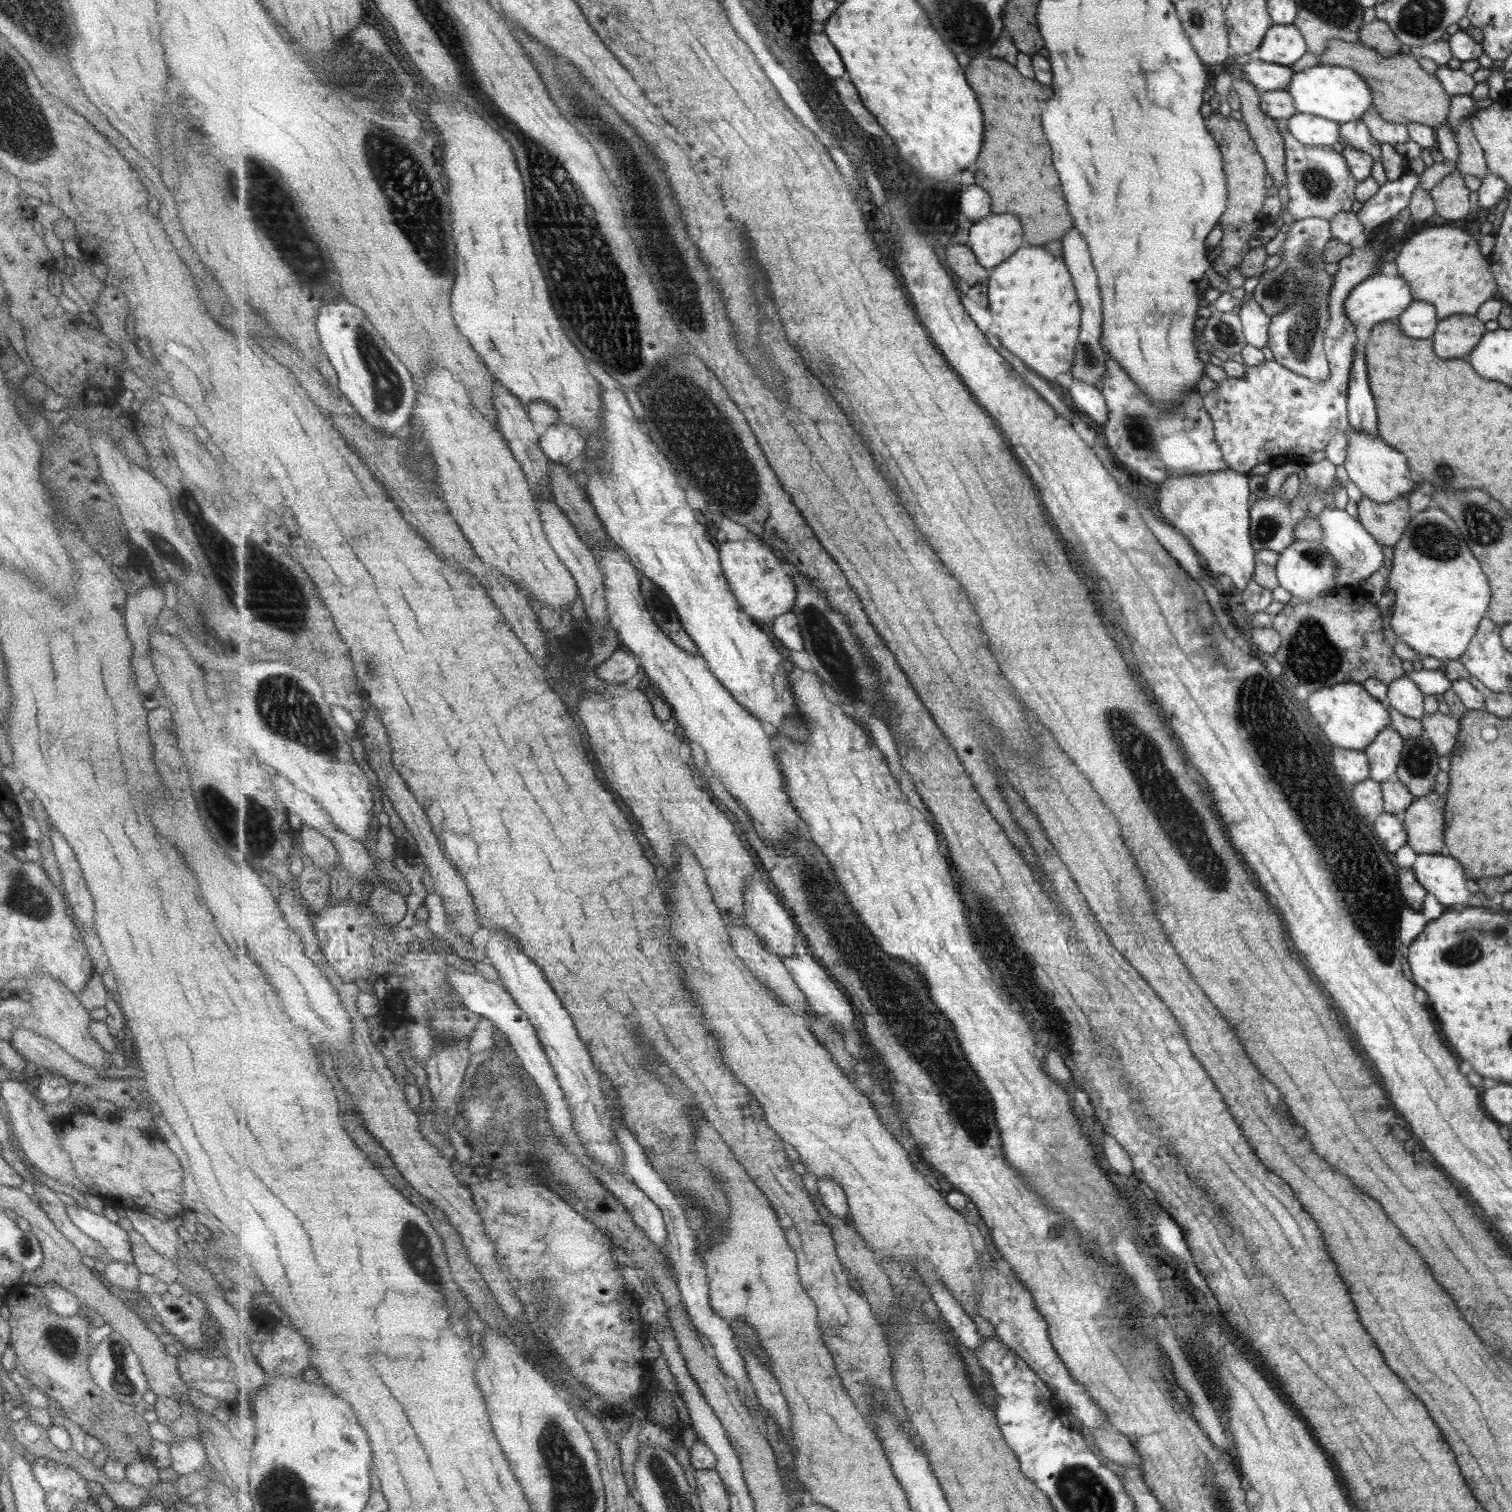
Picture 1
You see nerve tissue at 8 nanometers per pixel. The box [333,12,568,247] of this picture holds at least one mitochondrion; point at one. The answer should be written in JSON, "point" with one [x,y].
{"point":[367,74]}

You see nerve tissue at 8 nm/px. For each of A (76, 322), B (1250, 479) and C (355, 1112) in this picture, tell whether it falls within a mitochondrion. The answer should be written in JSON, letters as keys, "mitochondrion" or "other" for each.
{"A":"other","B":"other","C":"other"}

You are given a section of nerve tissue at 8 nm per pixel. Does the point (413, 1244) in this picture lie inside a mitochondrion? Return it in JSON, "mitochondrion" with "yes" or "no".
{"mitochondrion":"yes"}

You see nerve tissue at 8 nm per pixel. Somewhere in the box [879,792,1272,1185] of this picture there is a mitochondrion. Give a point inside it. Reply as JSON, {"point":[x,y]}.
{"point":[1022,977]}

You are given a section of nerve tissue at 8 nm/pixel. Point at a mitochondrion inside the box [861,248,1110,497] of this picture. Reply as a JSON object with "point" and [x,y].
{"point":[1087,359]}

